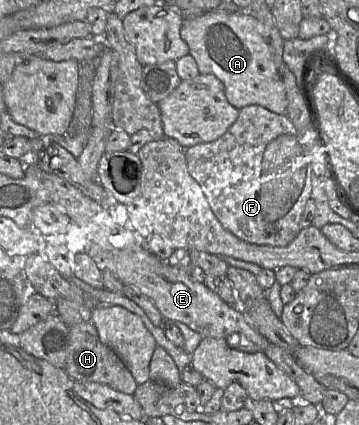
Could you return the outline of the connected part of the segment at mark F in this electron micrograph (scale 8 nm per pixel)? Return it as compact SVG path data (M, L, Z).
M251 105L239 112L239 117L229 130L218 140L194 146L185 152L187 168L191 177L201 187L208 203L222 226L244 240L272 245L286 245L291 242L302 226L302 212L307 198L312 192L312 154L300 143L299 134L288 116L278 115L261 106Z

